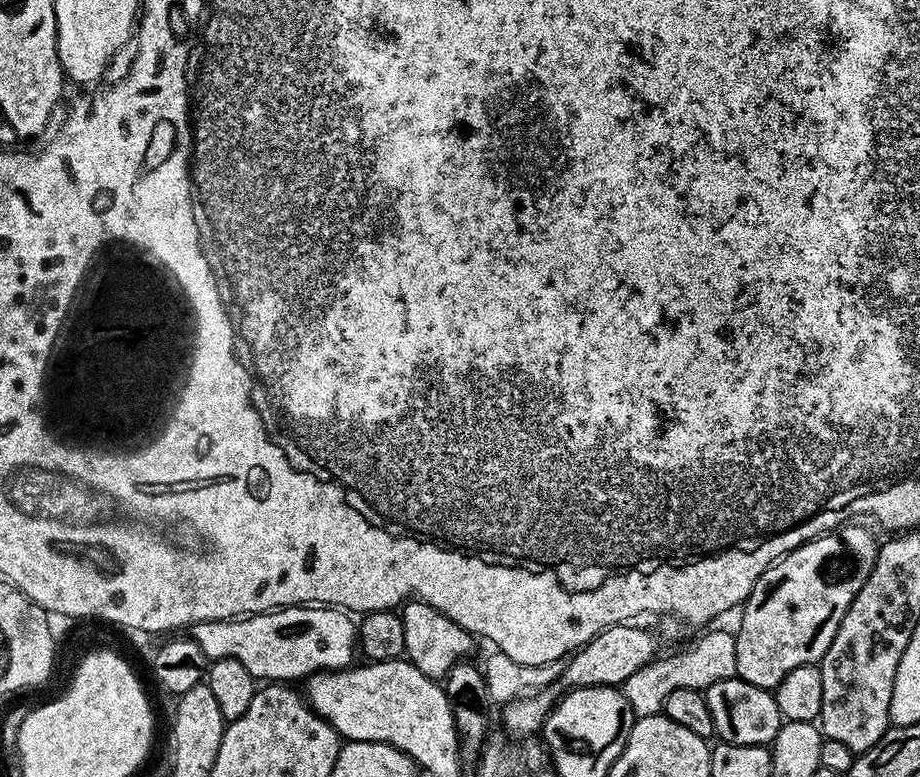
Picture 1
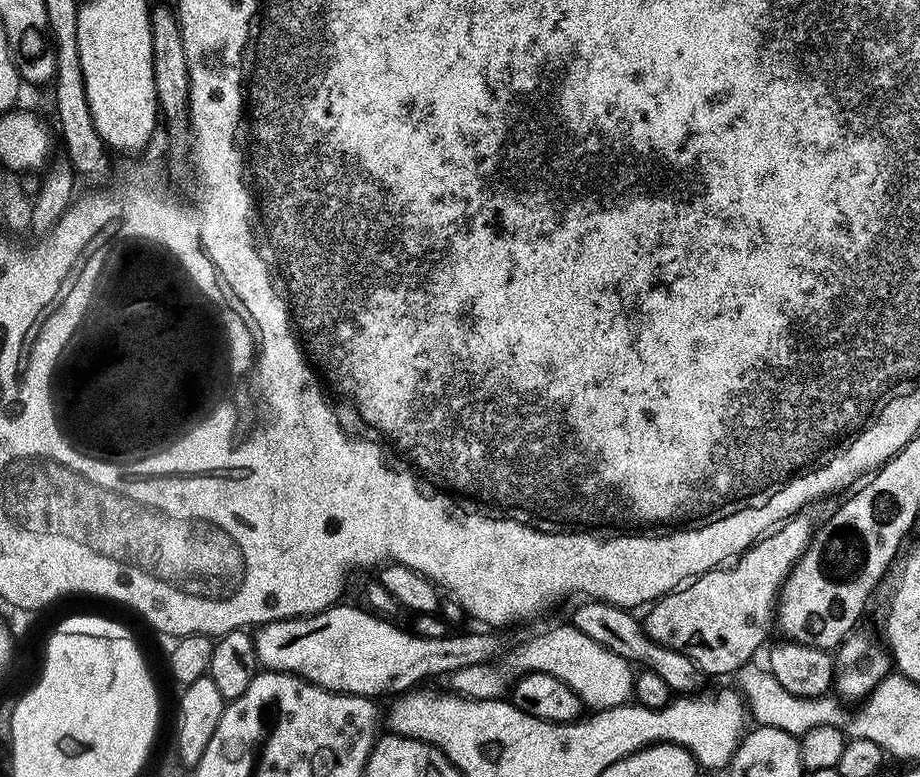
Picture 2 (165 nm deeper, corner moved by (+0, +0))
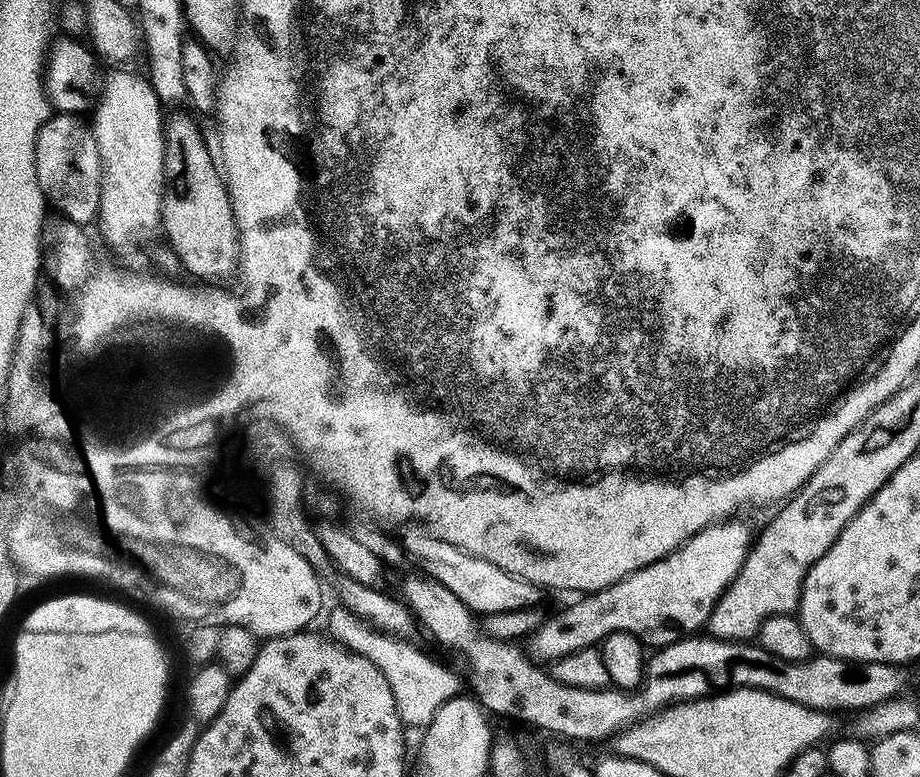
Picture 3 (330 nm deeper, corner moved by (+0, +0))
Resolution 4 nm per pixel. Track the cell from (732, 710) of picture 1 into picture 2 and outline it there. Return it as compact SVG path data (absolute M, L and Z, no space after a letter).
M584 602L581 608L576 609L572 618L571 625L583 634L600 643L606 650L612 651L621 661L633 662L637 660L641 669L658 674L662 682L671 688L676 694L692 694L697 691L696 688L703 680L706 680L705 673L701 672L694 661L686 658L680 652L669 648L667 644L657 644L651 636L648 635L645 625L640 624L628 612L623 612L621 605L616 602Z

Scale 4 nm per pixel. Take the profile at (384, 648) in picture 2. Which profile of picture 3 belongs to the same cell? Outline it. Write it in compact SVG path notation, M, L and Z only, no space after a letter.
M740 518L703 528L669 556L639 568L608 588L581 595L573 608L545 619L526 644L532 659L557 662L564 657L595 649L615 632L634 634L641 644L653 644L656 650L699 633L712 617L721 594L735 582L754 543L754 532L736 519Z

